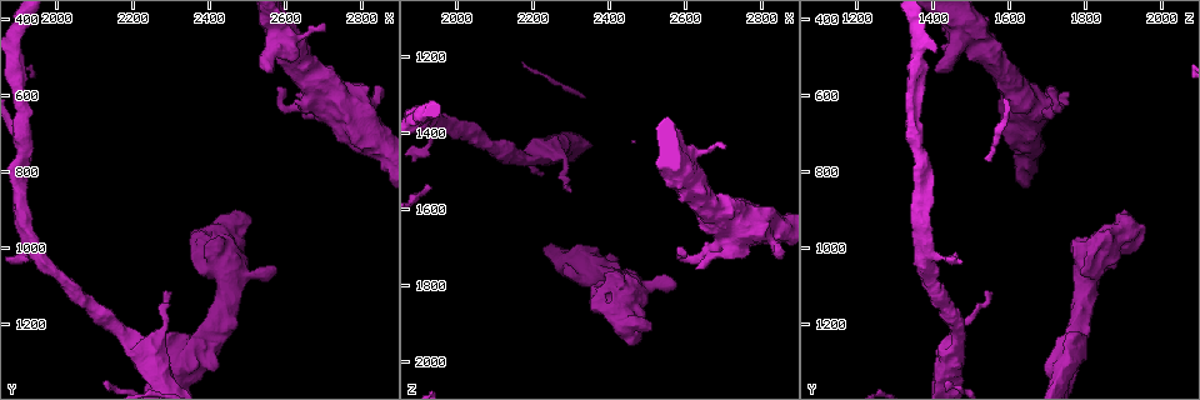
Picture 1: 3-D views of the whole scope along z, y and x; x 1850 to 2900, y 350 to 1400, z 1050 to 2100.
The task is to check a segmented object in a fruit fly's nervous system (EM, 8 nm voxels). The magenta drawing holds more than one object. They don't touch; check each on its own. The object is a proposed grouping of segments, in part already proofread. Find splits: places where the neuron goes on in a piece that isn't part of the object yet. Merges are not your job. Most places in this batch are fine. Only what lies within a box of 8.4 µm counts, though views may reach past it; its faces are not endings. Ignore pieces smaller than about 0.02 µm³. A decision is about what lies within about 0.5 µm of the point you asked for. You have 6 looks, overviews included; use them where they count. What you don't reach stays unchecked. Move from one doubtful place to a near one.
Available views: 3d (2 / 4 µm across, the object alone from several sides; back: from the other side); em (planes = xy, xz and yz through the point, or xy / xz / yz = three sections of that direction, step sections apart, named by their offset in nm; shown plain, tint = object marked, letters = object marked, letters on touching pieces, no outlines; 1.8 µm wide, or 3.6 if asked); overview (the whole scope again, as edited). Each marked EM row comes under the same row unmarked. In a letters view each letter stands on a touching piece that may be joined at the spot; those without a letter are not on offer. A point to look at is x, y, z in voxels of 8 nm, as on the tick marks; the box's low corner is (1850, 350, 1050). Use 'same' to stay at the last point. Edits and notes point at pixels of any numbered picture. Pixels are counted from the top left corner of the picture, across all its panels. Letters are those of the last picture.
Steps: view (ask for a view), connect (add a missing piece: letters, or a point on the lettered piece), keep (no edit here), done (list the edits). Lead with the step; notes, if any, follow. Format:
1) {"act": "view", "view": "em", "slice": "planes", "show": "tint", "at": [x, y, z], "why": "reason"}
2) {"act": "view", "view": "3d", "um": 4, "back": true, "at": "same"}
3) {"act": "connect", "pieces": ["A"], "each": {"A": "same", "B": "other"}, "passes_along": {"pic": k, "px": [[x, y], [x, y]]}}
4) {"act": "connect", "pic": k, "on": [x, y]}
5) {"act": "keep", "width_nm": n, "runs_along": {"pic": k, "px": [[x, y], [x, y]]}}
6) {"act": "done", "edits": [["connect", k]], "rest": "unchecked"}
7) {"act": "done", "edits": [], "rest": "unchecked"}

{"act": "view", "view": "em", "slice": "planes", "show": "letters", "at": [2615, 510, 1455], "why": "thick end"}

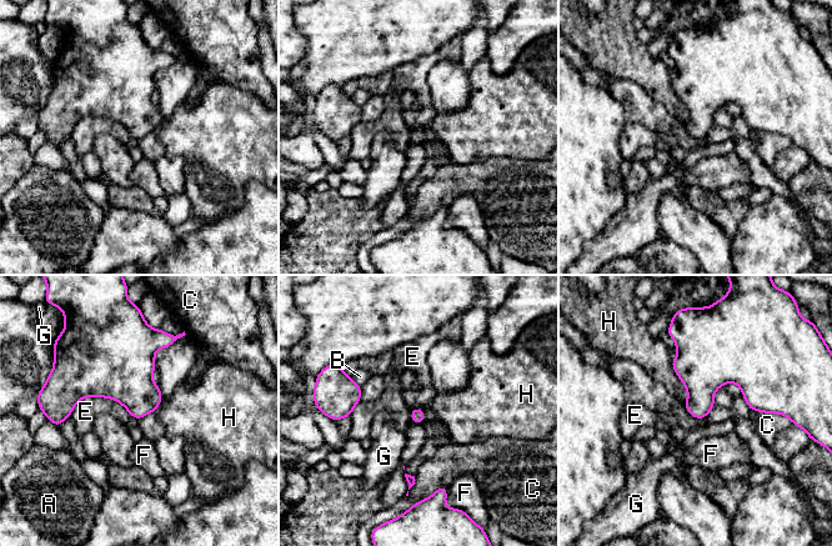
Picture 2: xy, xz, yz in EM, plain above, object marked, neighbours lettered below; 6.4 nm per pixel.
{"act": "keep", "each": {"A": "other", "B": "other", "C": "other", "E": "other", "F": "other", "G": "other", "H": "other"}, "border": {"pic": 2, "px": [[70, 412], [106, 396], [131, 416]]}, "found": "no lettered piece goes on from it"}

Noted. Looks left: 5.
{"act": "view", "view": "em", "slice": "planes", "show": "letters", "at": [2505, 920, 1920], "why": "stops while still wide"}

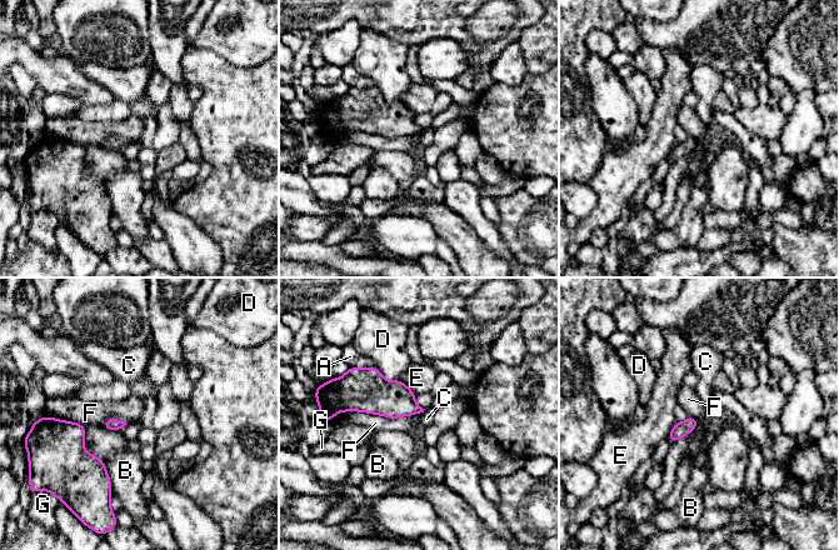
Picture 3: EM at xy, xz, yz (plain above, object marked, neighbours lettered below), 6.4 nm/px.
{"act": "keep", "each": {"A": "other", "B": "other", "C": "other", "D": "other", "E": "other", "F": "other", "G": "other"}, "border": {"pic": 3, "px": [[424, 409], [333, 419]]}, "found": "none of them fits"}

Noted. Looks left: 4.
{"act": "view", "view": "3d", "um": 2, "at": [2580, 585, 1705], "why": "free end"}

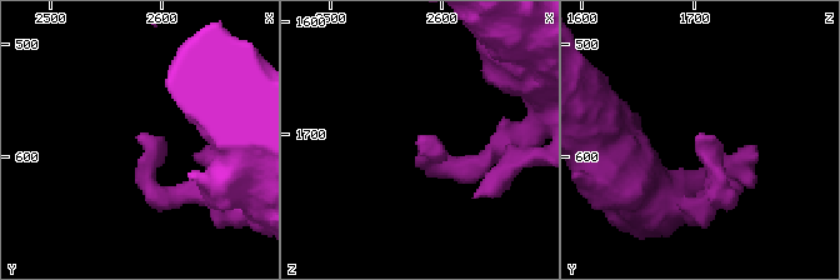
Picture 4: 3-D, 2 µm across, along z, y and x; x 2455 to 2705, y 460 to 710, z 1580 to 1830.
{"act": "view", "view": "em", "slice": "xy", "step": 16, "show": "letters", "at": [2578, 582, 1700], "why": "now the EM"}

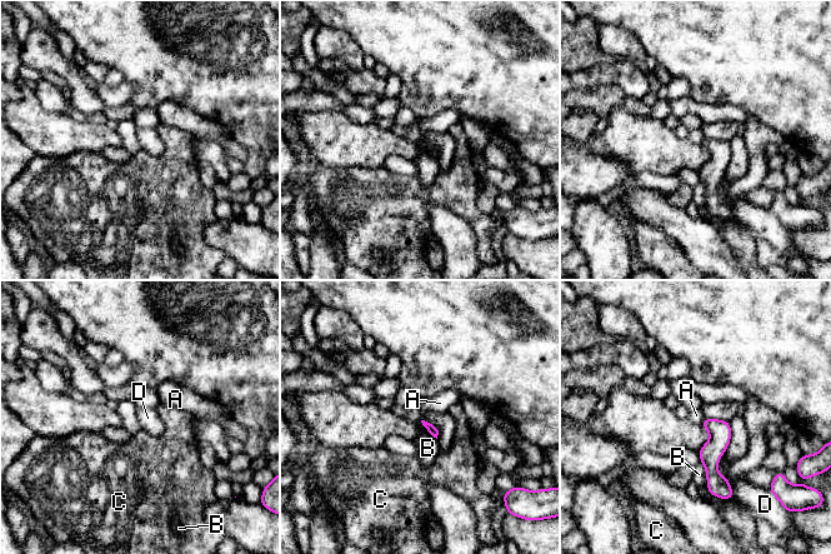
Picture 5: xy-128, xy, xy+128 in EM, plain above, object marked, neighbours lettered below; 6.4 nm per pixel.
{"act": "view", "view": "em", "slice": "planes", "show": "letters", "at": "same", "why": "cut it another way"}

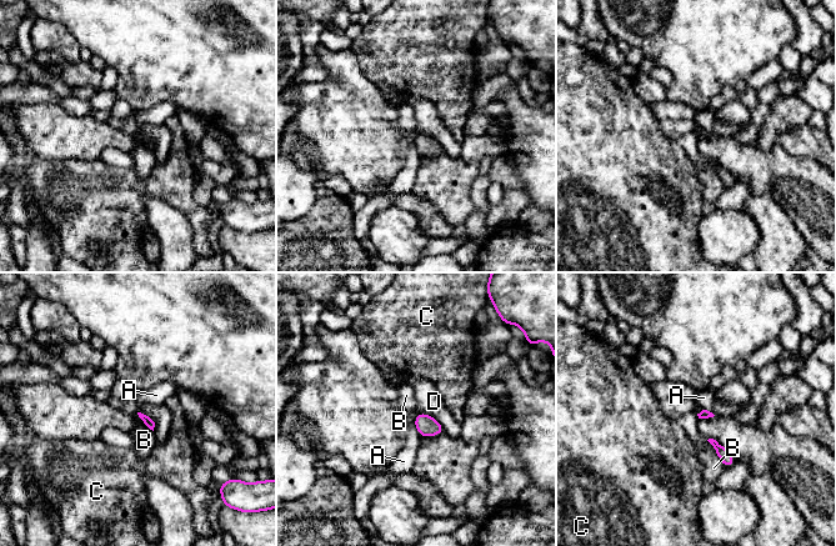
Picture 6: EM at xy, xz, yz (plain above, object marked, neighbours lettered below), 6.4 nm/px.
{"act": "keep", "longest_contact_nm": ["D", 220], "each": {"A": "other", "B": "other", "C": "other", "D": "other"}, "border": {"pic": 6, "px": [[136, 414], [153, 431]]}, "found": "no lettered piece goes on from it"}

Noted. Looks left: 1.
{"act": "done", "edits": [], "rest": "unchecked"}

